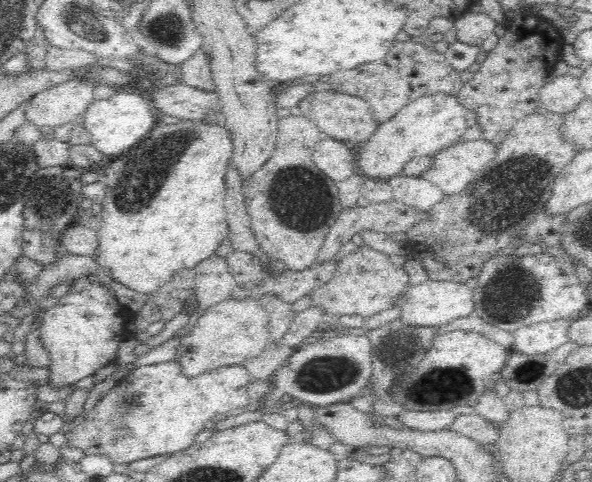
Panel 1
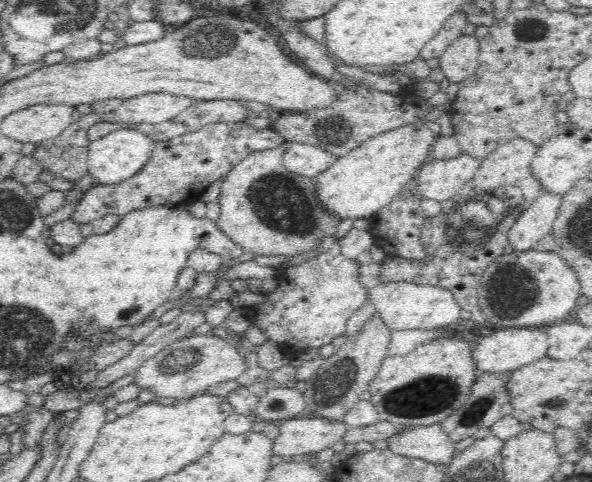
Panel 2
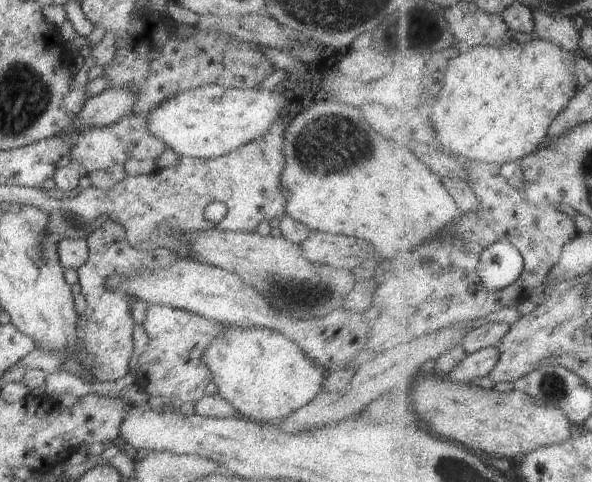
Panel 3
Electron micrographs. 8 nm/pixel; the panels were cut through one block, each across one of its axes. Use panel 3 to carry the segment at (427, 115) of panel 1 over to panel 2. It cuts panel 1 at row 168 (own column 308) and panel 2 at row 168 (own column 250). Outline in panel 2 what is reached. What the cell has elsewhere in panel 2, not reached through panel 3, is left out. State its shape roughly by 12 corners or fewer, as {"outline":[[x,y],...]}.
{"outline":[[425,123],[366,140],[319,174],[340,221],[370,219],[430,160]]}

